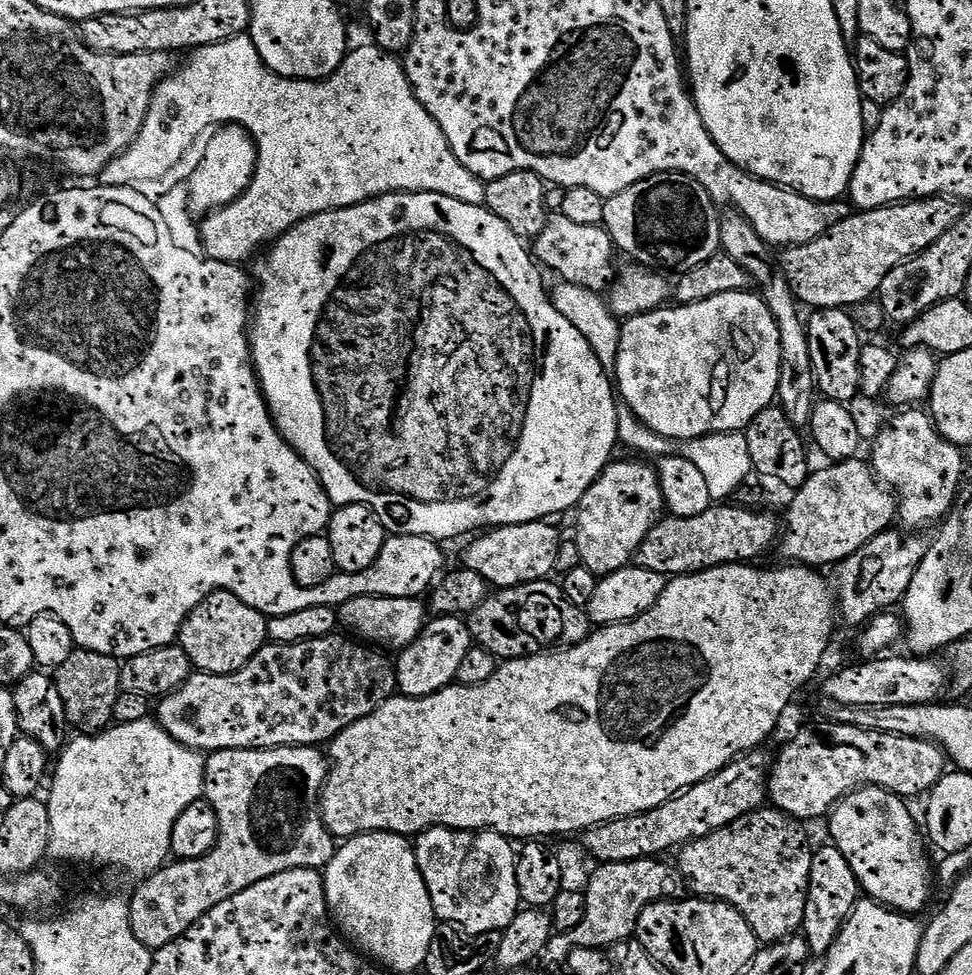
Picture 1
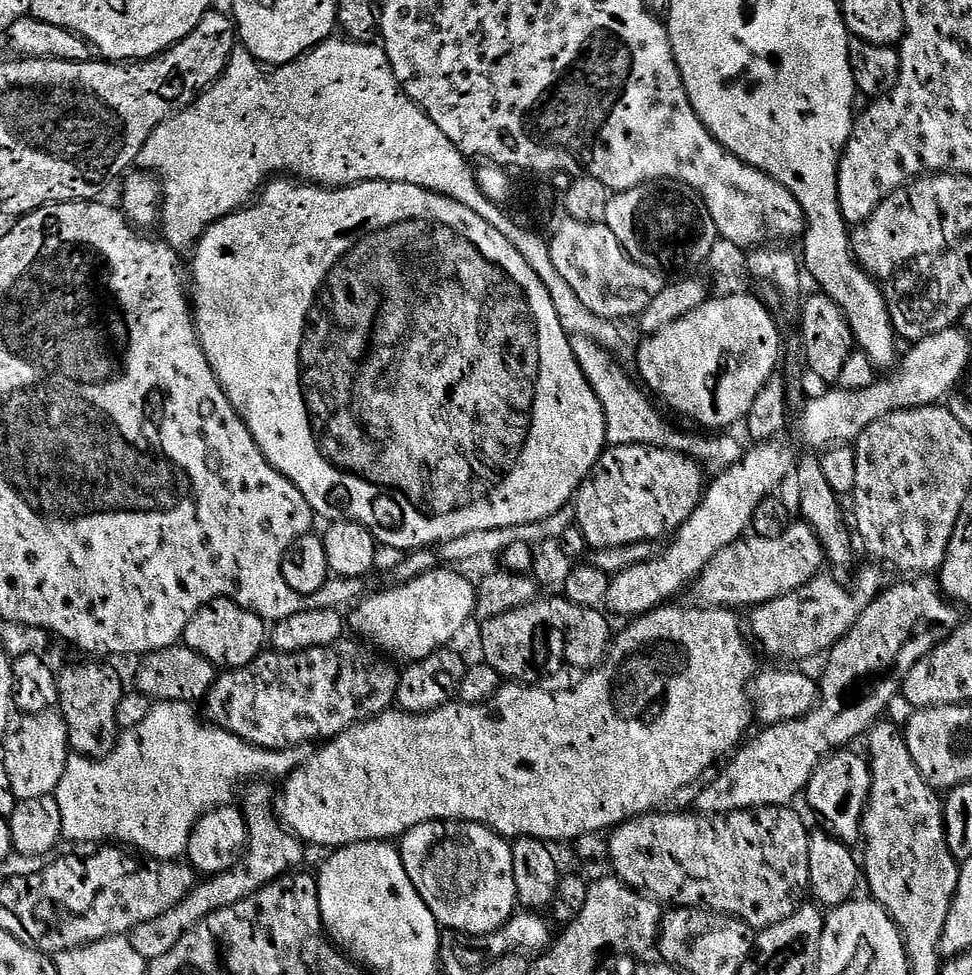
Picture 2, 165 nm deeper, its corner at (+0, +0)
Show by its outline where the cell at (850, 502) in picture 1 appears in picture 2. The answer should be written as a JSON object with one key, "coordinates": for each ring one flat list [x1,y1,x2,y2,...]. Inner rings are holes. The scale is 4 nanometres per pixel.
{"coordinates":[[792,522,778,537,760,537,755,534,726,546,700,573,700,596,705,605,714,608,739,609,739,604,755,606,782,598,798,590,806,582,821,575,825,567,824,547,809,524]]}

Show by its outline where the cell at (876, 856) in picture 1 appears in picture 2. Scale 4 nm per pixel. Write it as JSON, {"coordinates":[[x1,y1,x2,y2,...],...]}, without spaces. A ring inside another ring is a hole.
{"coordinates":[[852,750,837,751,835,754,829,755,821,763,820,767,816,769,816,772,810,778,806,789,806,797,808,796,809,806,828,823,827,831,835,836,837,840,852,846,855,845,855,840,859,841,862,836,864,814,868,806,868,794,872,789,872,769,869,761,863,755,860,757,858,753,848,751]]}

